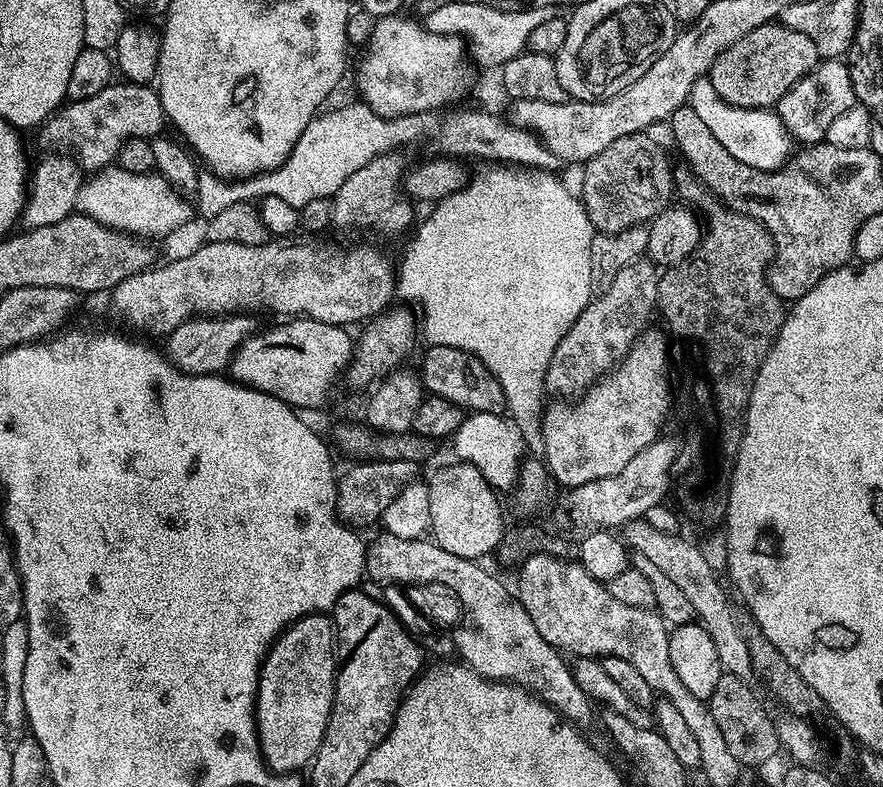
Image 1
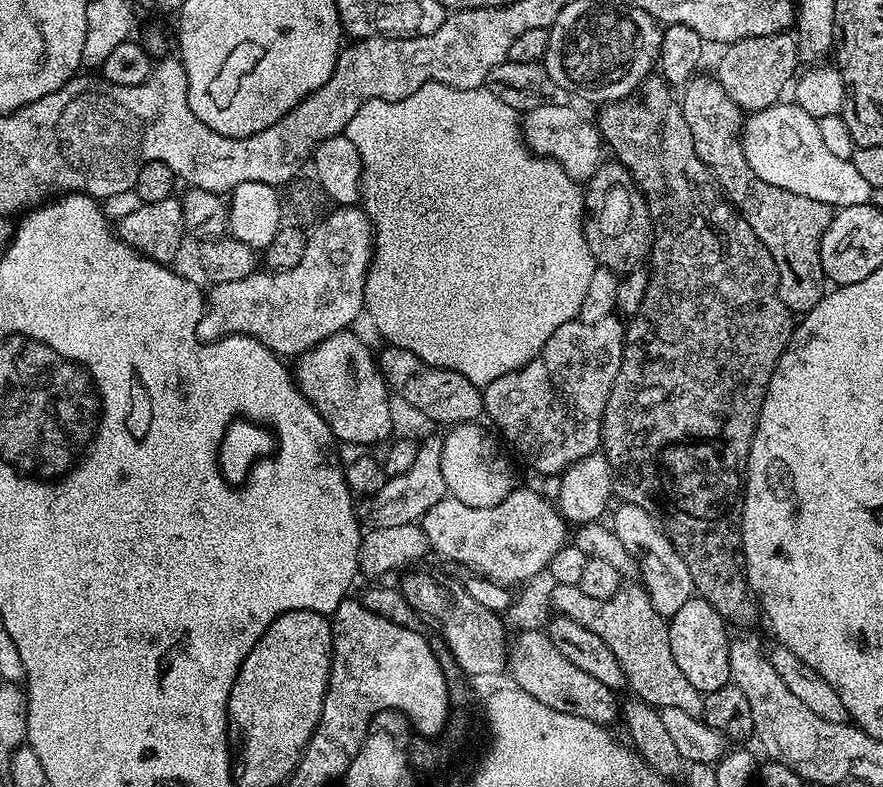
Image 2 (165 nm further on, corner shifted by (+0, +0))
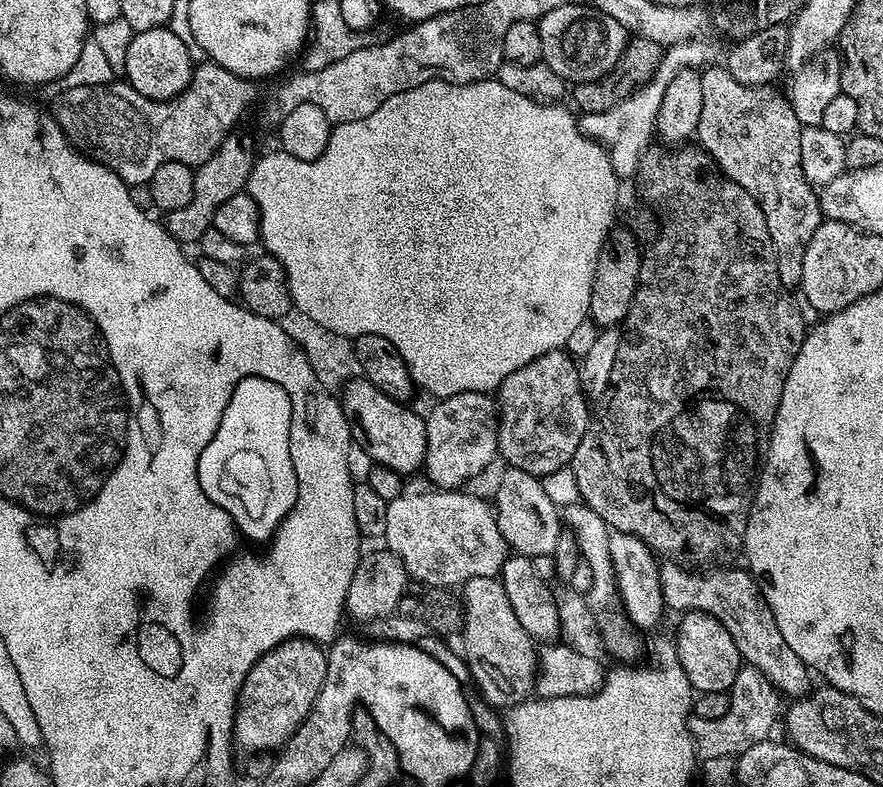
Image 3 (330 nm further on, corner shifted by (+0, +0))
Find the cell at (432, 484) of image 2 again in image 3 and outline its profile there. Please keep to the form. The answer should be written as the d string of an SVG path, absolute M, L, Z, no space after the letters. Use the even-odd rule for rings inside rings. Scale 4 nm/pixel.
M459 392L453 396L445 396L439 402L433 403L436 404L432 408L432 413L427 413L424 425L426 426L426 458L424 459L423 471L428 472L428 476L433 480L435 487L440 490L460 490L465 487L464 484L467 480L472 480L475 478L479 472L484 472L492 464L492 459L496 460L498 453L496 447L496 431L497 431L497 419L498 419L498 409L497 401L493 399L489 393L486 392Z

